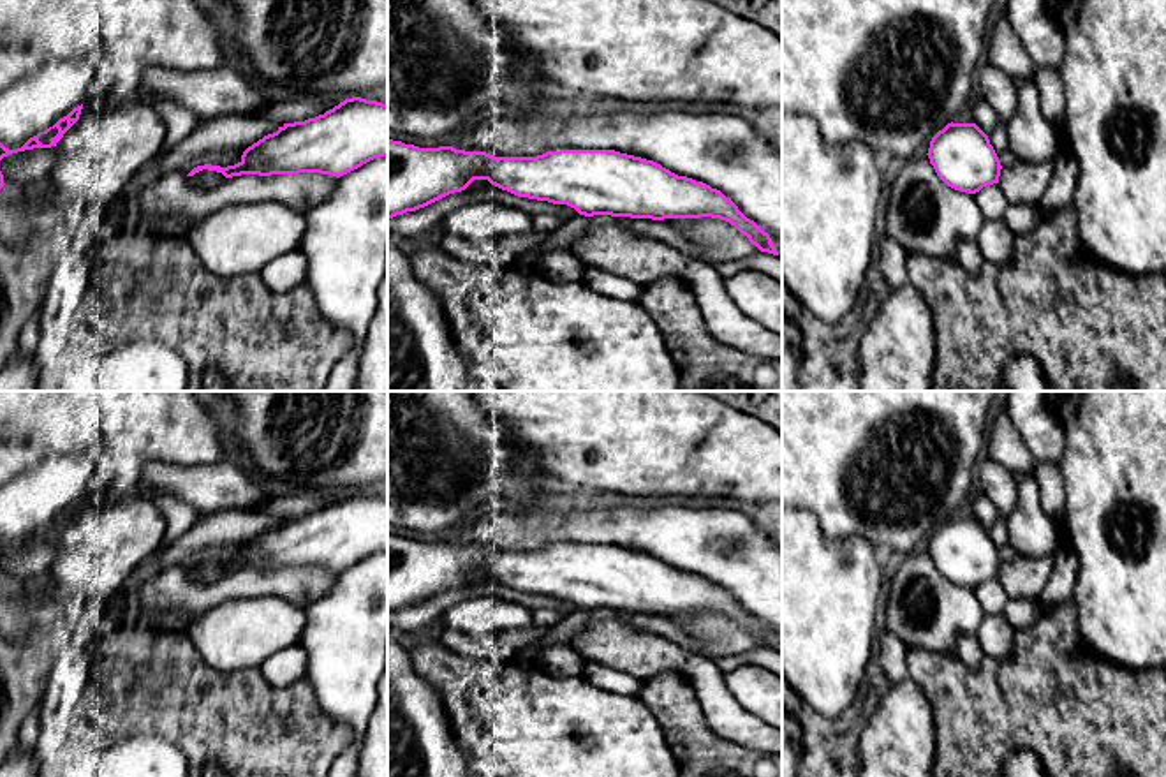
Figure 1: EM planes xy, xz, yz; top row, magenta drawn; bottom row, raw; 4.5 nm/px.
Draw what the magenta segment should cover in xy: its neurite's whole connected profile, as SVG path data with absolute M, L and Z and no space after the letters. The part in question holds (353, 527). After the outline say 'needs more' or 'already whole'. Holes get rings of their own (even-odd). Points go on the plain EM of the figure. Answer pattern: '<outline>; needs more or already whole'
M352 492L315 513L284 518L248 541L234 560L204 559L187 571L208 564L225 573L299 567L340 573L379 551L387 551L387 500Z; already whole

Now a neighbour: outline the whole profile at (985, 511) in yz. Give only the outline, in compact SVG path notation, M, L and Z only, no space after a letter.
M981 492L972 500L974 518L988 530L1000 516L993 502Z

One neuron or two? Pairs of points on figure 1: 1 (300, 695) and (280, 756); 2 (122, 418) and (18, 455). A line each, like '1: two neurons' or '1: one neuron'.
1: one neuron
2: two neurons

